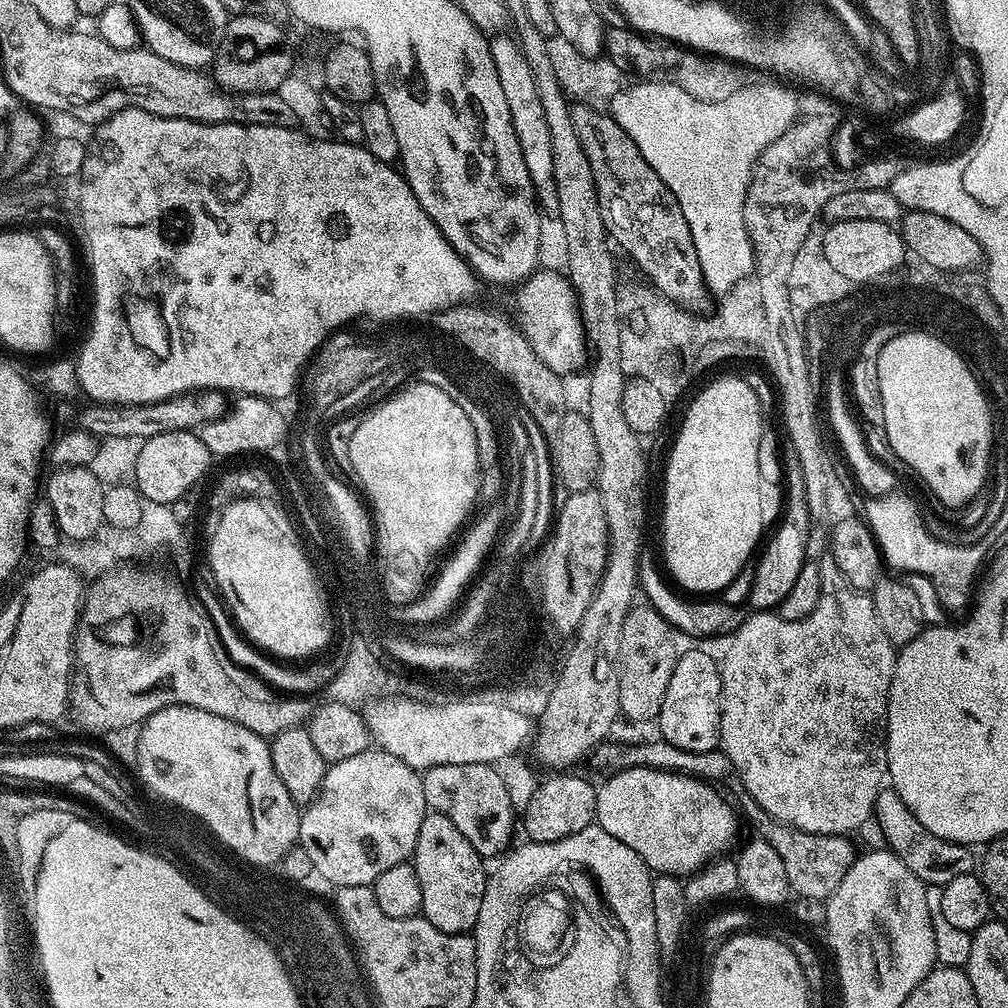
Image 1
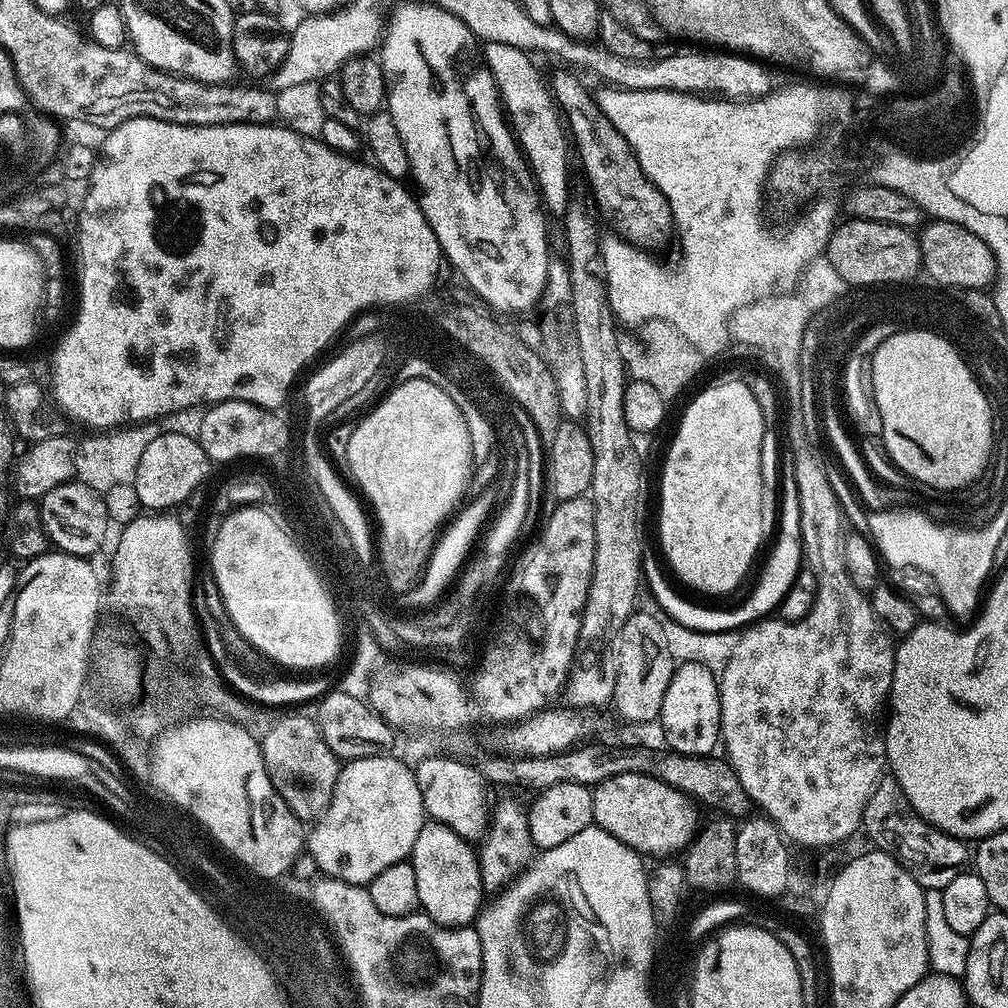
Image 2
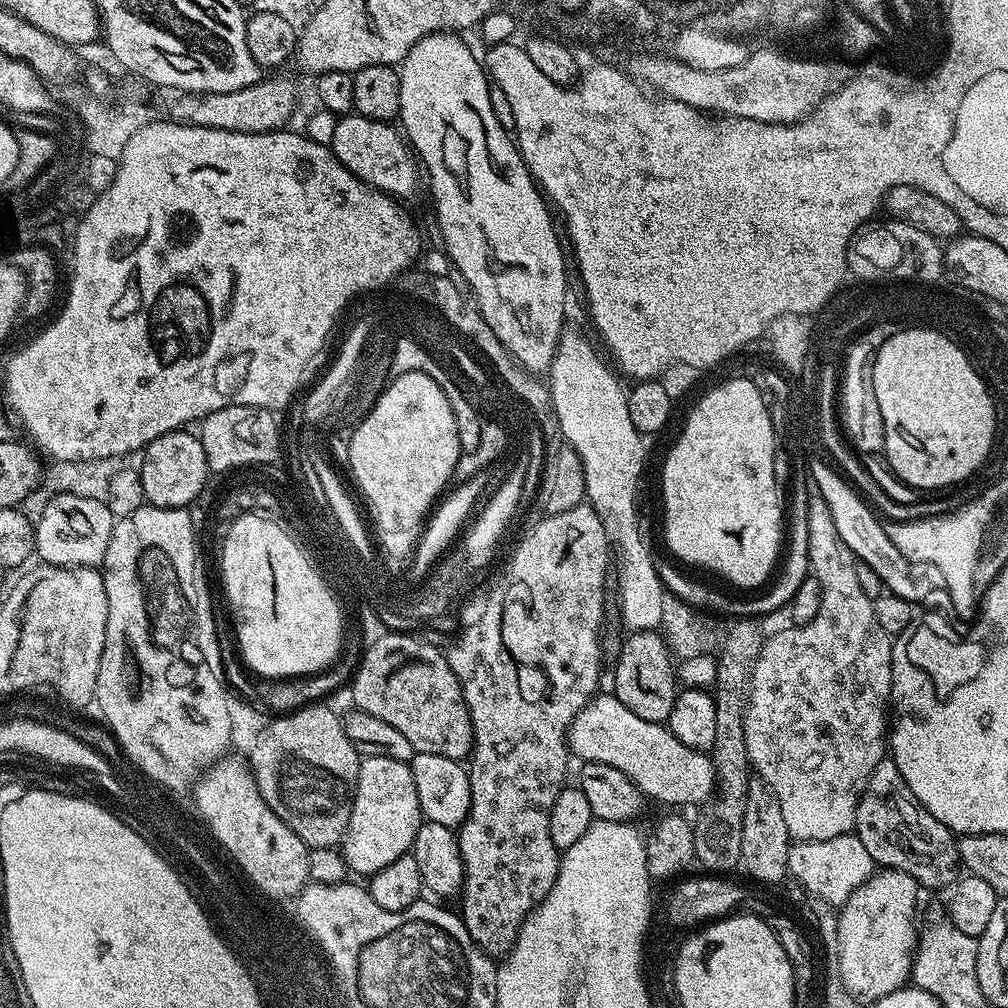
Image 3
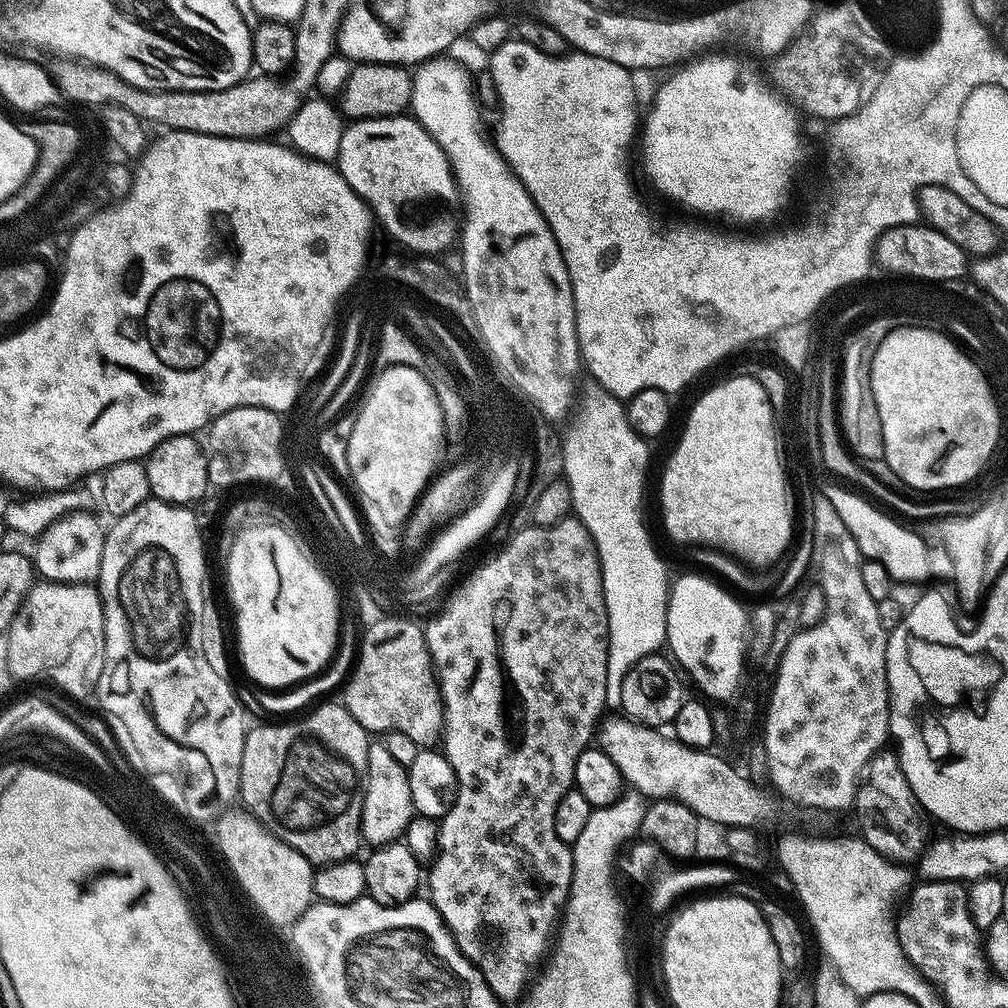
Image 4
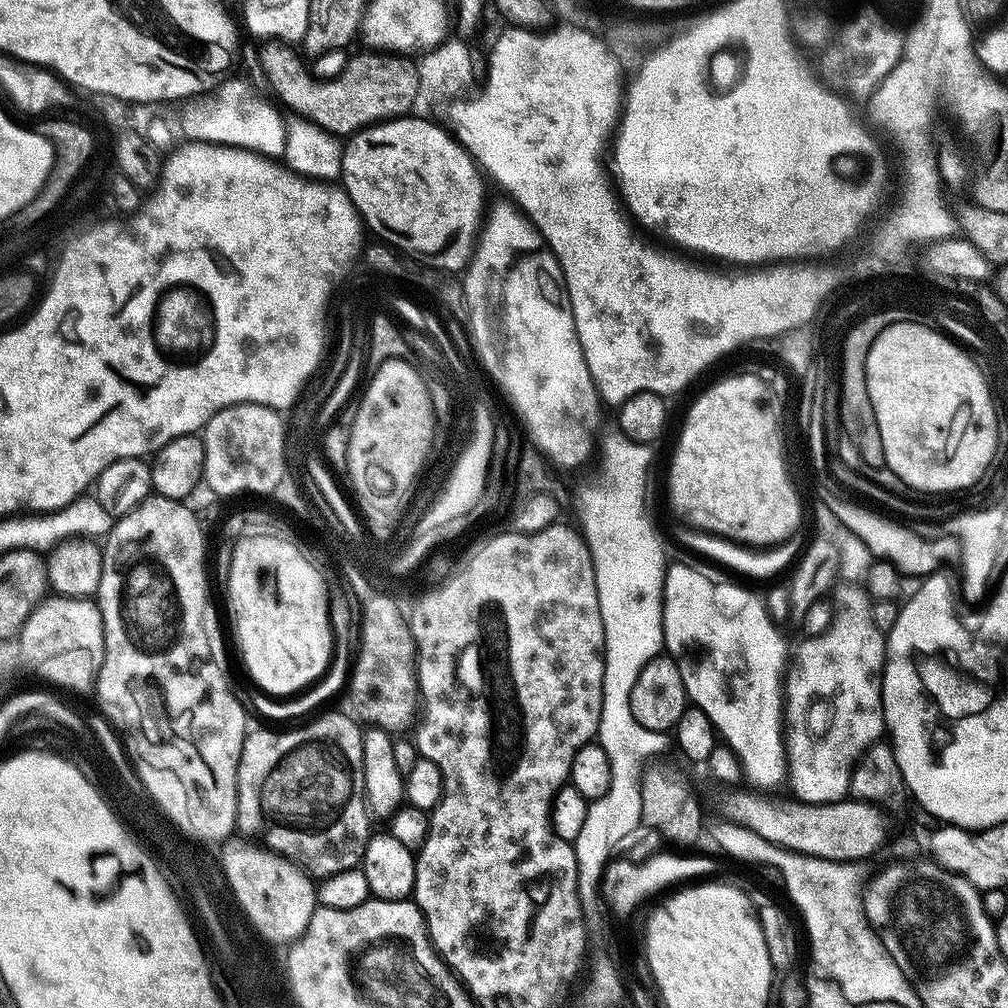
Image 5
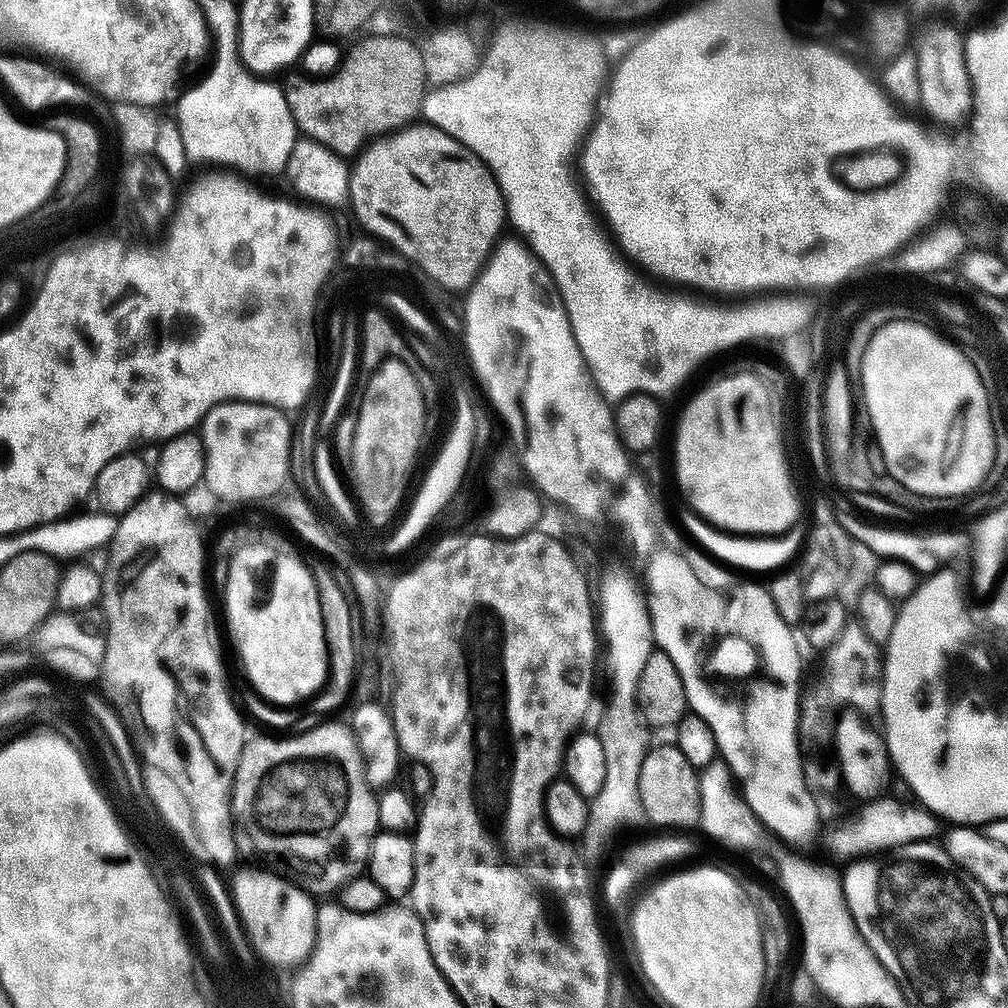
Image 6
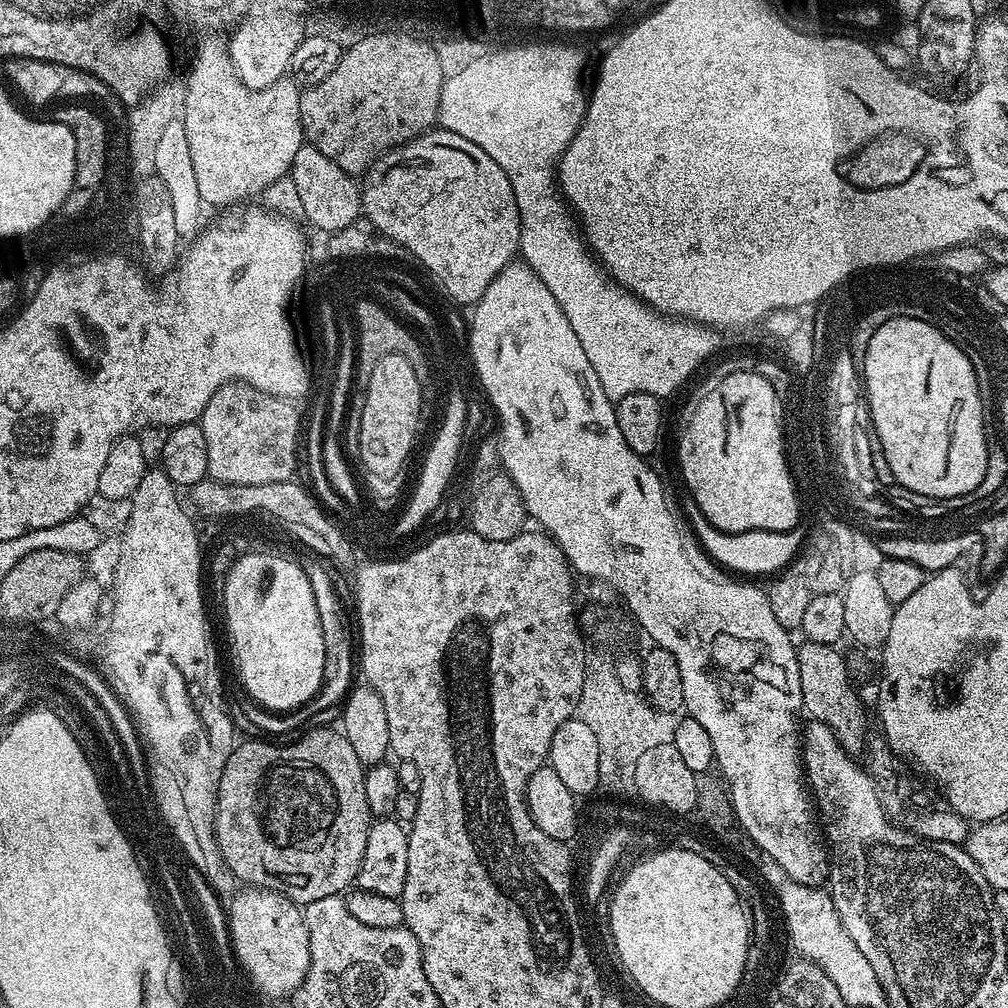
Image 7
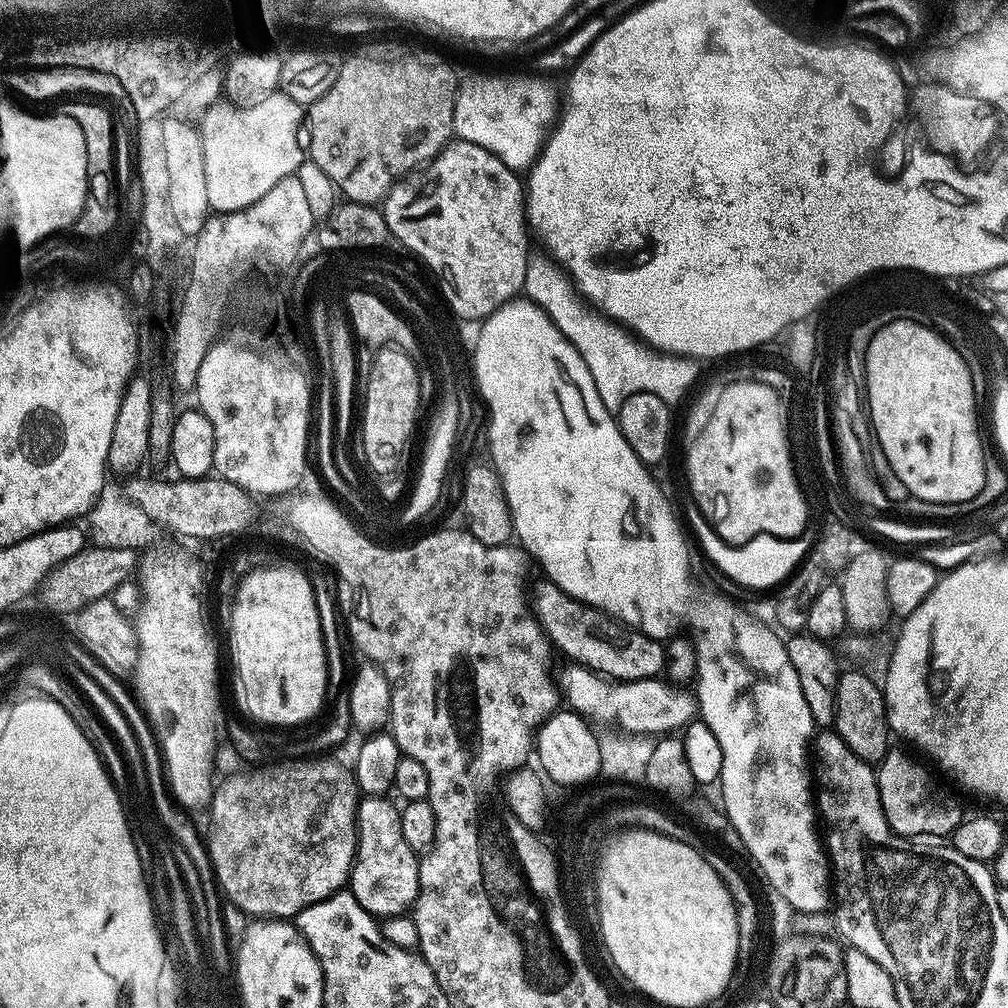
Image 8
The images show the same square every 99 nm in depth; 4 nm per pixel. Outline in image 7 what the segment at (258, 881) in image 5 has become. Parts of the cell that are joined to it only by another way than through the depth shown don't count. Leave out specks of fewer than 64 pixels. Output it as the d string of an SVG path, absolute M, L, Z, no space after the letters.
M244 890L231 903L227 918L236 959L247 979L261 993L291 997L304 985L312 955L301 905L280 892Z

